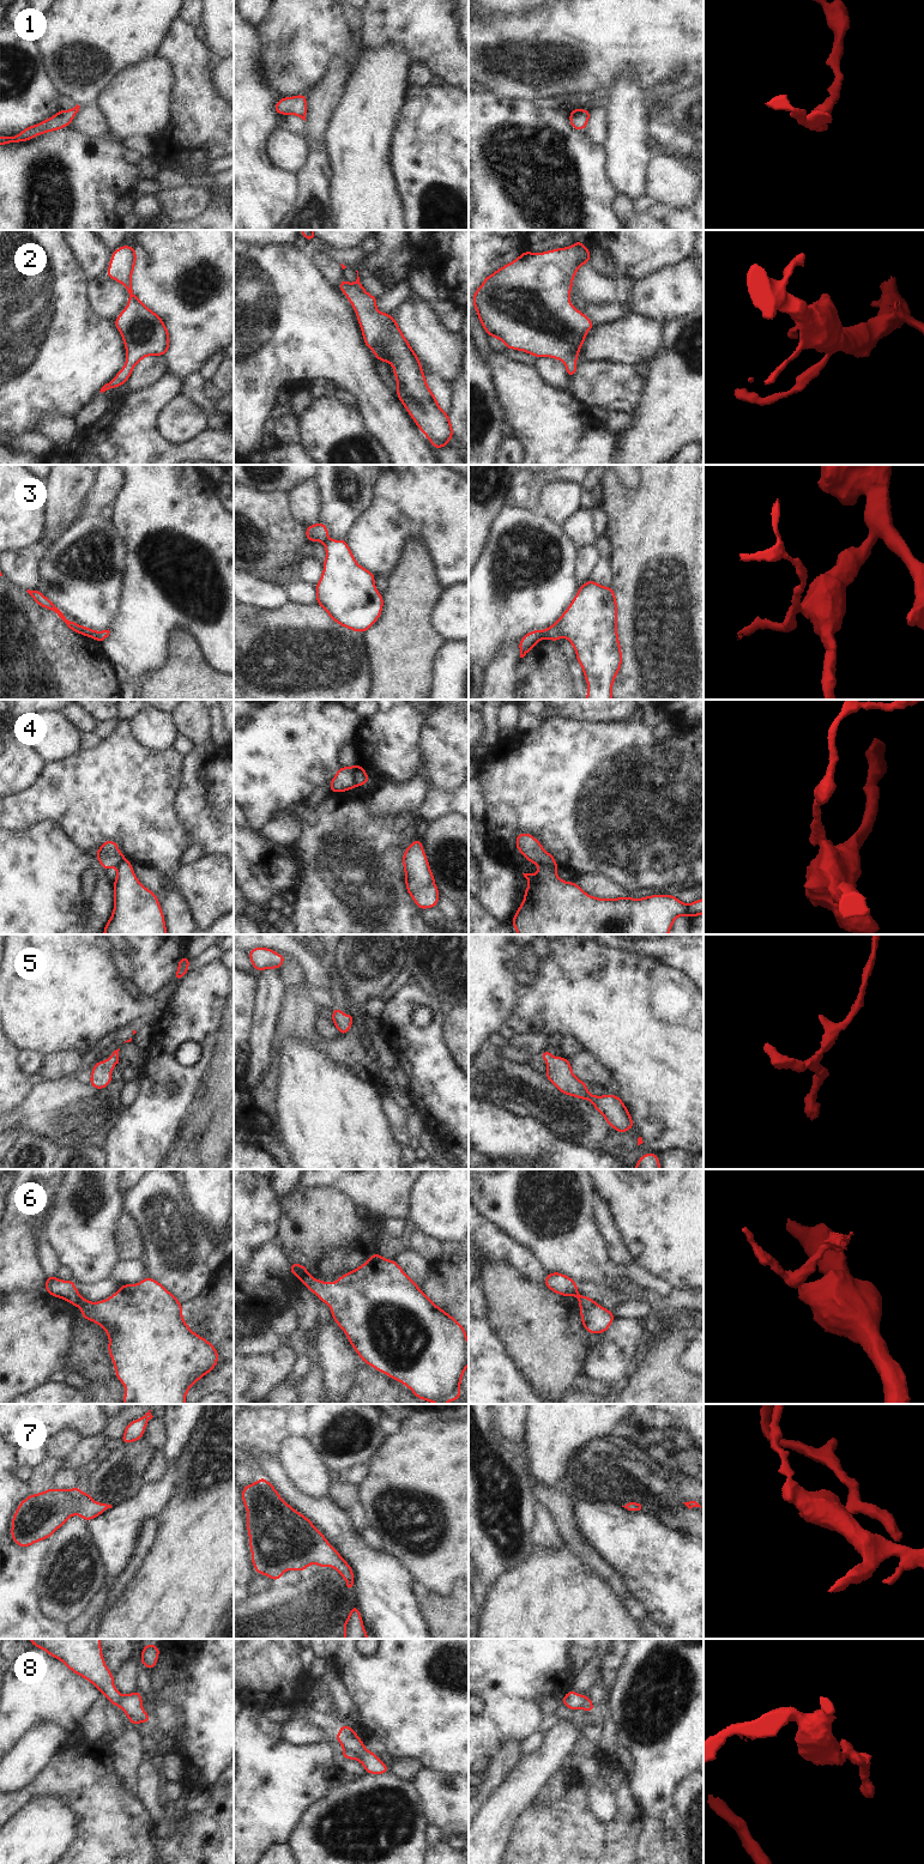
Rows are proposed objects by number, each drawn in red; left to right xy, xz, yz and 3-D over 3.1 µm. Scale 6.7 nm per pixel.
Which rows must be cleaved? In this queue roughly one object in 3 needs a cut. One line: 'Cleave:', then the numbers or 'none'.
Cleave: 3, 4, 6, 8

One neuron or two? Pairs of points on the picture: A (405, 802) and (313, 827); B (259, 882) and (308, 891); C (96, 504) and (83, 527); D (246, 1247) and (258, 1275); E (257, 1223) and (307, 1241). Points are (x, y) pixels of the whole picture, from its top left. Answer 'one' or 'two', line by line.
A: two
B: two
C: two
D: two
E: two

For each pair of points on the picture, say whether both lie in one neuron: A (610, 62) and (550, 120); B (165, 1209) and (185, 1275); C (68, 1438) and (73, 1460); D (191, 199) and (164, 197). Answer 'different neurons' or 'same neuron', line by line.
A: different neurons
B: same neuron
C: different neurons
D: same neuron

